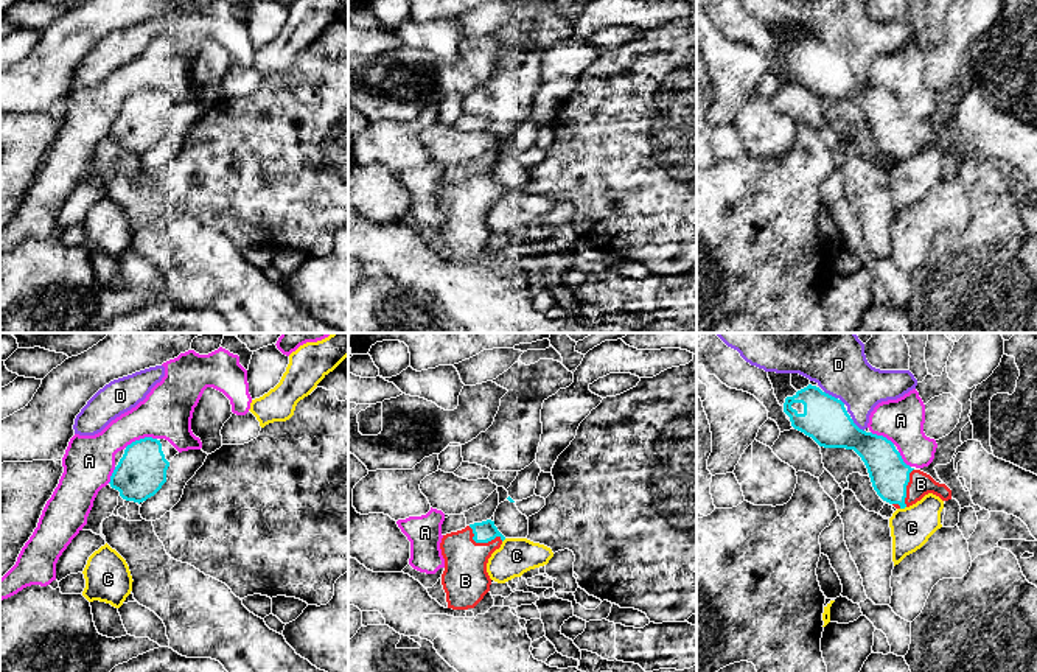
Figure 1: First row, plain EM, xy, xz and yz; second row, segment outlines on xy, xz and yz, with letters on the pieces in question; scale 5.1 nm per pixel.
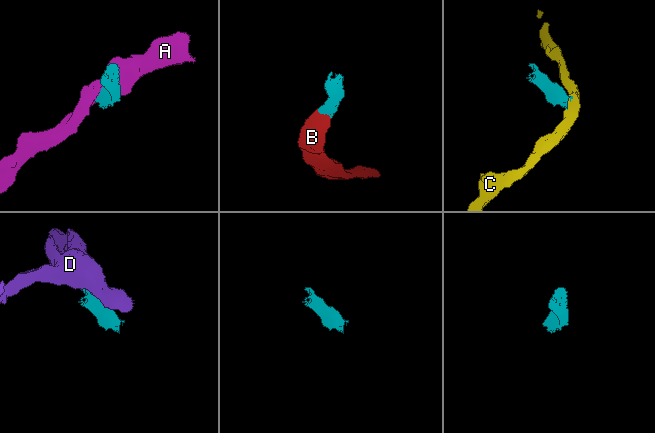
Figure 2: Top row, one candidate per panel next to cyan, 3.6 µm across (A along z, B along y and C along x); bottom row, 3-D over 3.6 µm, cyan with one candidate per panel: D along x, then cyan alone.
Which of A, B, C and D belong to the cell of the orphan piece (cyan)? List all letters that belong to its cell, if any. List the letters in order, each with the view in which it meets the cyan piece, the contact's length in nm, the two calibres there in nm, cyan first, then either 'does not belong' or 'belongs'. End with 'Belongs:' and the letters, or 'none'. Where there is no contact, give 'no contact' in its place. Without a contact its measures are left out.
A: xy | 180 nm | 260/260 nm | does not belong
B: xz | 200 nm | 110/240 nm | belongs
C: yz | 40 nm | 200/200 nm | does not belong
D: yz | 100 nm | 240/240 nm | does not belong
Belongs: B

